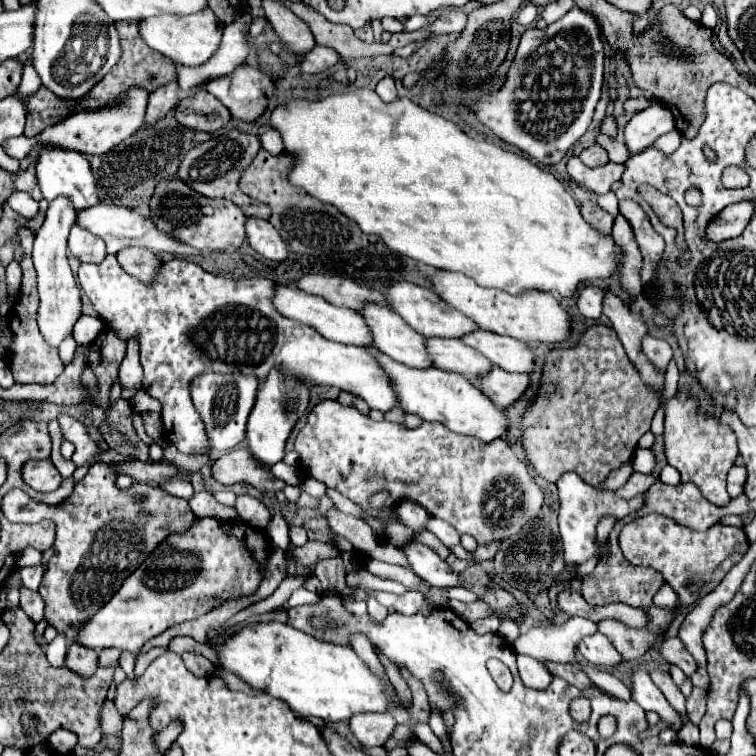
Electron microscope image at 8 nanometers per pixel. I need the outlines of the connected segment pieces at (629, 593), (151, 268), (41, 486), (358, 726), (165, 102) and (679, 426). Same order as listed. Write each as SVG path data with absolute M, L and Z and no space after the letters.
M610 537L610 559L608 561L600 561L594 569L594 573L590 577L584 579L582 585L582 595L590 605L606 605L606 603L628 603L628 605L636 605L640 609L648 609L652 605L654 595L658 593L658 589L666 583L664 577L650 567L638 567L638 565L630 565L626 561L626 557L622 557L620 553L620 545L618 539Z
M128 247L128 249L122 249L120 253L116 253L116 257L126 273L140 277L142 281L146 281L146 285L150 281L154 281L154 277L158 277L158 271L162 269L162 259L148 249Z
M50 459L26 461L22 467L22 477L27 485L41 493L52 492L62 483L60 473Z
M356 713L350 717L350 731L362 747L378 747L394 731L396 721L390 713Z
M172 81L164 87L158 87L154 93L150 93L148 97L148 109L146 109L146 125L156 125L162 119L166 119L166 115L172 111L172 107L178 103L178 95L176 95L178 83Z
M680 395L664 405L664 441L666 459L682 475L682 481L692 481L700 493L714 505L728 505L730 495L726 491L726 475L738 457L736 437L728 427L722 427L716 419L696 413L696 401L690 395Z

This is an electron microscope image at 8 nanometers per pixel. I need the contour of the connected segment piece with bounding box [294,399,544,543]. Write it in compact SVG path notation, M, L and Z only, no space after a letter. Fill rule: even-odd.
M332 399L320 401L310 409L308 421L294 441L294 451L300 457L302 475L306 479L314 477L322 481L326 487L340 491L344 497L352 499L364 509L370 509L370 493L386 489L392 493L392 505L404 499L414 501L422 505L432 517L450 523L460 535L470 533L478 543L514 537L514 533L522 525L530 523L538 515L544 503L544 493L534 483L530 469L514 455L514 451L504 439L490 441L490 445L486 445L476 437L462 437L460 433L450 433L450 429L438 423L422 423L418 429L408 429L402 423L374 421L358 409L346 407Z

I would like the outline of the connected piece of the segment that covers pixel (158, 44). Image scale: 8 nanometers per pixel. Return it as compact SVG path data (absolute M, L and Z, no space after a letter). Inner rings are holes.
M210 7L186 17L174 17L172 13L148 17L142 19L138 27L140 27L138 29L140 37L146 41L146 45L150 45L150 49L162 53L164 57L170 57L174 63L182 63L190 67L210 59L210 55L218 49L218 43L222 39L222 29L224 29L224 25L214 17Z

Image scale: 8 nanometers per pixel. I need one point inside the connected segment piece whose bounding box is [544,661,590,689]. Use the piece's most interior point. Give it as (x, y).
(573, 674)

